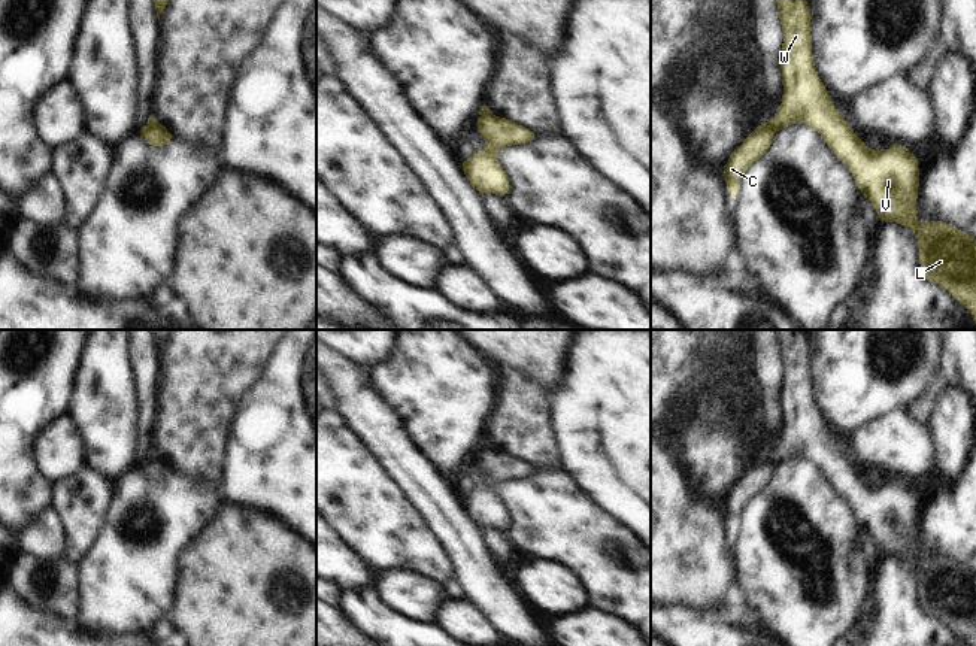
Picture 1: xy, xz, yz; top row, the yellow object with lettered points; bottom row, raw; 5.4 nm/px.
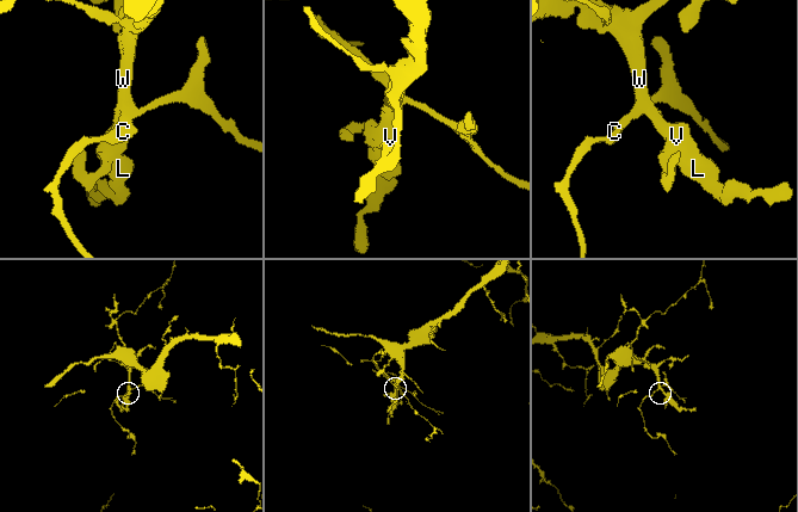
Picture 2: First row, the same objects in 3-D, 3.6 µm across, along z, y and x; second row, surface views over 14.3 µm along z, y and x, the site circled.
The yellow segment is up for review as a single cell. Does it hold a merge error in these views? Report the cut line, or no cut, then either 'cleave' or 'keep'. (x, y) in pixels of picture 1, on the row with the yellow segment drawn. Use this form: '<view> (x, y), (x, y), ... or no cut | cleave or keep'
yz (767, 121), (775, 132) | cleave

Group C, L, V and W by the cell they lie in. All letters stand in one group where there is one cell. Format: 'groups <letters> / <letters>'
groups C / L V W

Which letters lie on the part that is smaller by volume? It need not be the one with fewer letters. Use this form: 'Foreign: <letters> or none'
Foreign: C

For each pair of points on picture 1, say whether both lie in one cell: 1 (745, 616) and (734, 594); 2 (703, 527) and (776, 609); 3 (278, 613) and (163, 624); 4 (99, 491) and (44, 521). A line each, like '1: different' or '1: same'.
1: same
2: different
3: different
4: different

